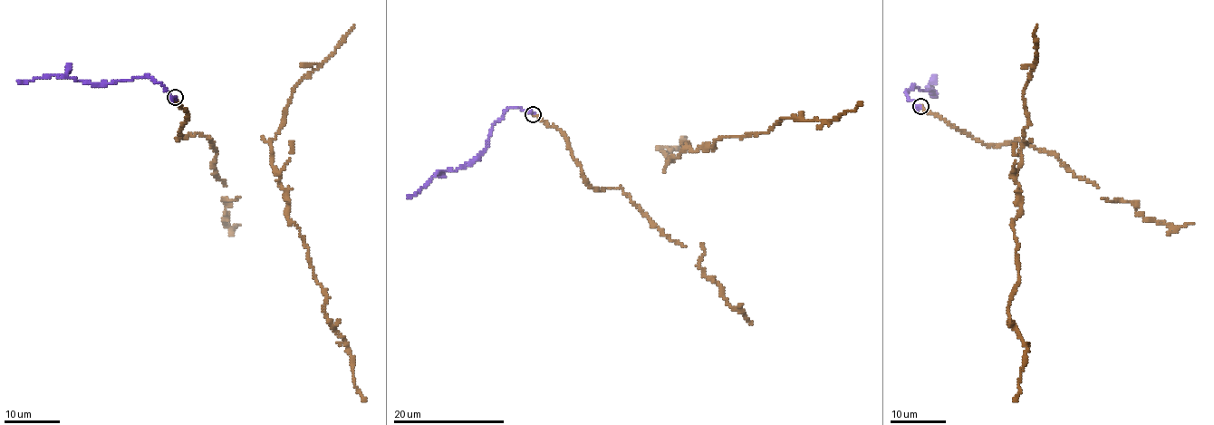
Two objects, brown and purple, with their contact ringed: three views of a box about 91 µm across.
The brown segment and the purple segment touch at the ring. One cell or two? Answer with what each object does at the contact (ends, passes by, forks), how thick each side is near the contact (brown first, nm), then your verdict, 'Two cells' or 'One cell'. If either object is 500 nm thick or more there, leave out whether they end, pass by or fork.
At the ring brown ends. At the ring purple ends. Thickness 200 nm (brown) against 220 nm. One cell

